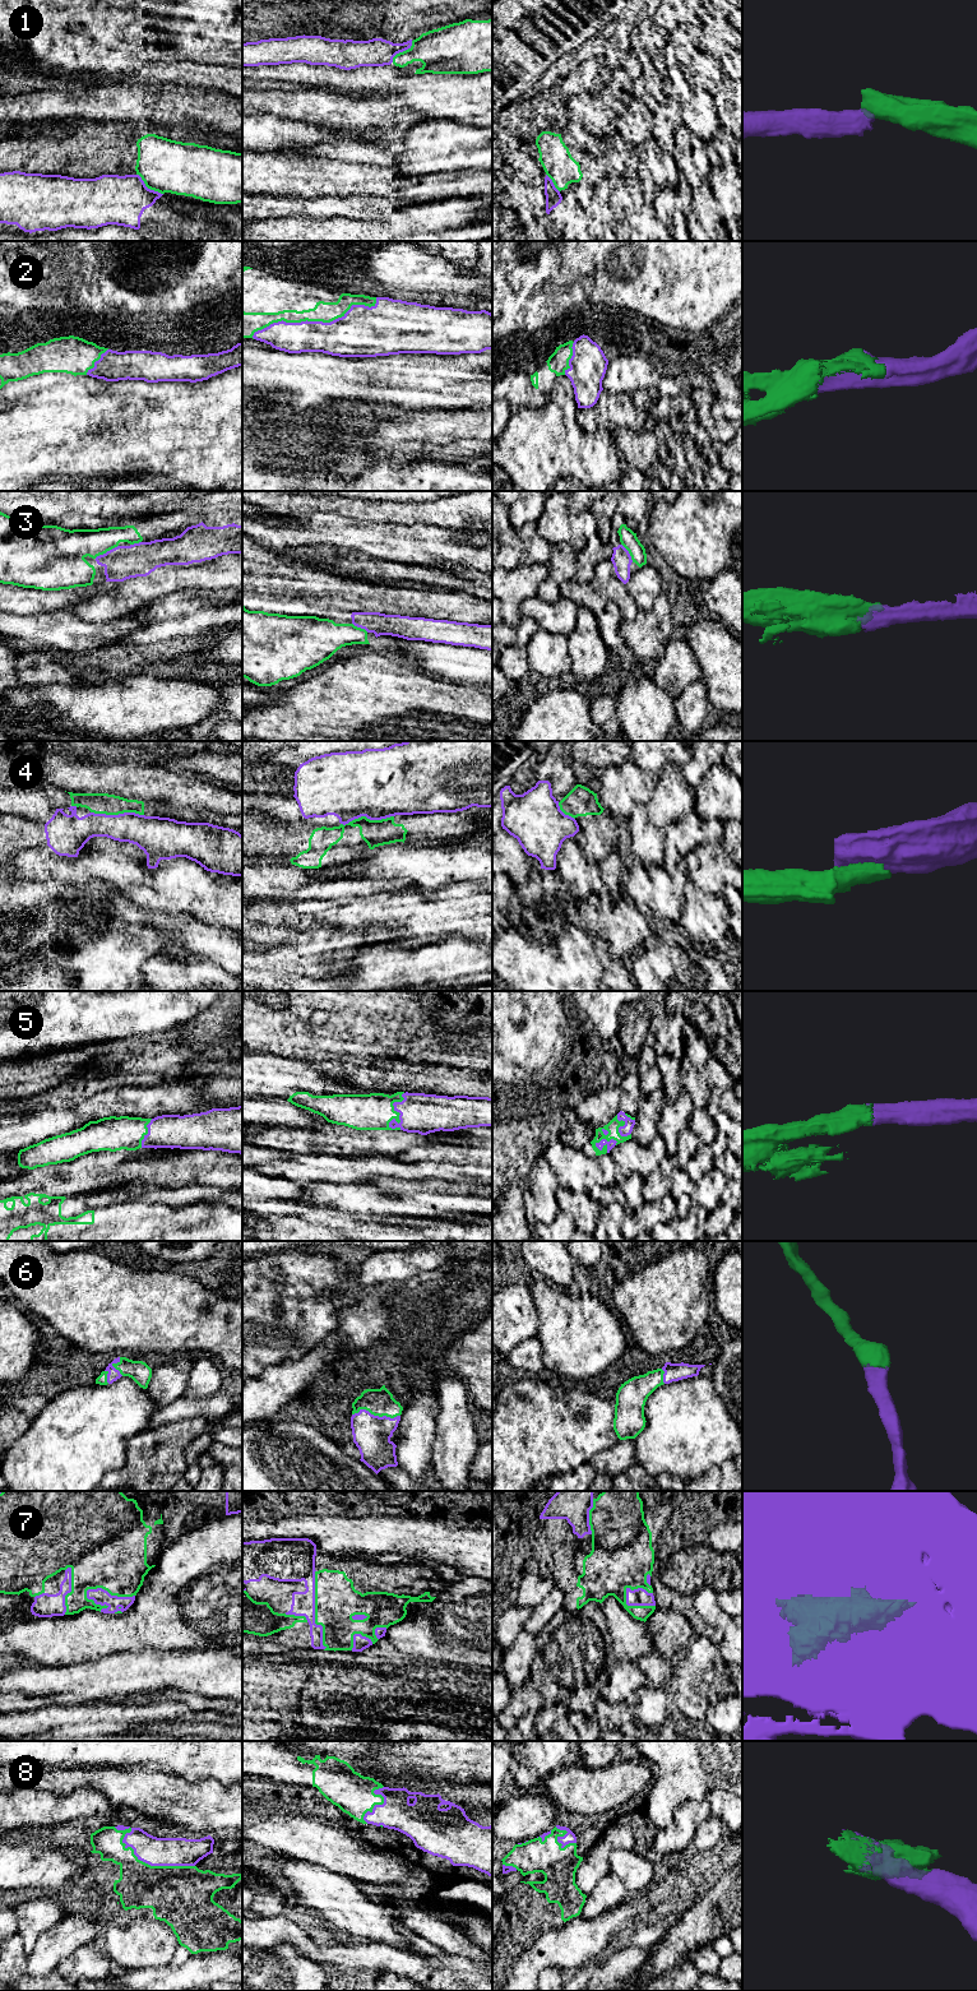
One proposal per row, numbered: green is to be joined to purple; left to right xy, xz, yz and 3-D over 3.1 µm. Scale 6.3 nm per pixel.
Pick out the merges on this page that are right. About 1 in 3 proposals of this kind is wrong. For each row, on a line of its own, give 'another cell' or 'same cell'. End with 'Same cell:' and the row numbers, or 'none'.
1: same cell
2: same cell
3: same cell
4: another cell
5: same cell
6: same cell
7: another cell
8: same cell
Same cell: 1, 2, 3, 5, 6, 8

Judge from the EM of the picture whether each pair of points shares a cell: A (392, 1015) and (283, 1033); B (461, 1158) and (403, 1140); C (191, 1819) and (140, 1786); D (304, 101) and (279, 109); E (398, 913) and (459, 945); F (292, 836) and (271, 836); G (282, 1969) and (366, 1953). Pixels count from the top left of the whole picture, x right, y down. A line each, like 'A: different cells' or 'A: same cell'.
A: same cell
B: different cells
C: same cell
D: same cell
E: different cells
F: same cell
G: different cells

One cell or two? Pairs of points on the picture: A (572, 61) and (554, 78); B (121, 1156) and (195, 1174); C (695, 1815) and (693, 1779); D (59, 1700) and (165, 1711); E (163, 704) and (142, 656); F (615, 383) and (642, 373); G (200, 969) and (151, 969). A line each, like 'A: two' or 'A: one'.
A: one
B: two
C: two
D: two
E: two
F: one
G: one

